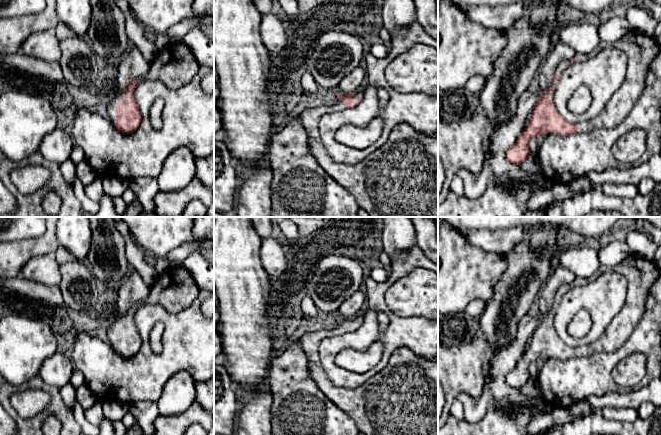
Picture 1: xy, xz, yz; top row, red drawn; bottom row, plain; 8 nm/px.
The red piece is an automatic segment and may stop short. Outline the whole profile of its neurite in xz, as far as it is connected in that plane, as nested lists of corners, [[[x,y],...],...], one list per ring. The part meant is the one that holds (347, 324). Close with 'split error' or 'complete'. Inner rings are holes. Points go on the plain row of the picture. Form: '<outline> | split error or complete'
[[[363,316],[340,320],[325,328],[306,332],[299,338],[310,368],[311,377],[320,390],[355,422],[365,435],[438,435],[438,362],[416,355],[400,347],[376,375],[354,389],[336,387],[329,380],[319,359],[320,342],[330,336],[354,332],[362,324]]] | split error

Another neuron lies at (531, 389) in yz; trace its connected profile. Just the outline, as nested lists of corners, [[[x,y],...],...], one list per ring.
[[[530,377],[527,383],[518,390],[527,398],[536,398],[541,394],[538,380],[532,377]]]

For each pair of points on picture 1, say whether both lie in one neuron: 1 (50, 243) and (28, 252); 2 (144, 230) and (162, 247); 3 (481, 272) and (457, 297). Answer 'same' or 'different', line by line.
1: same
2: same
3: same

